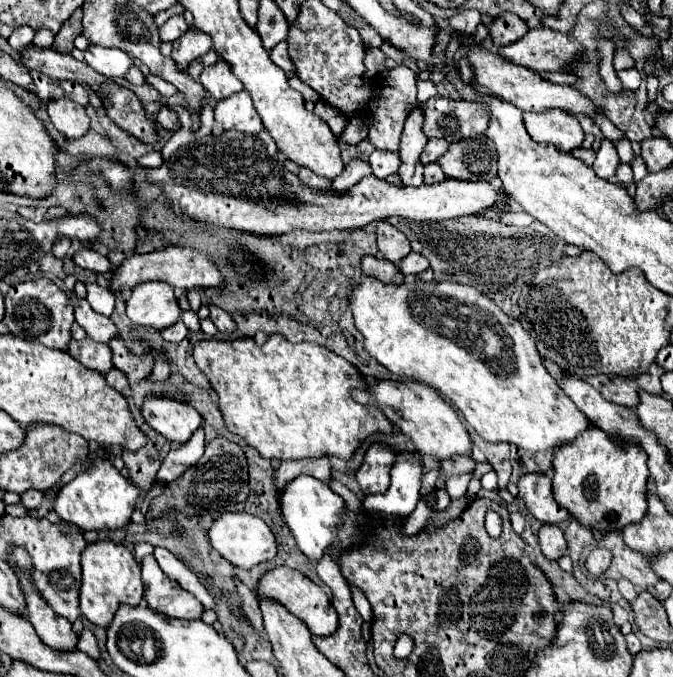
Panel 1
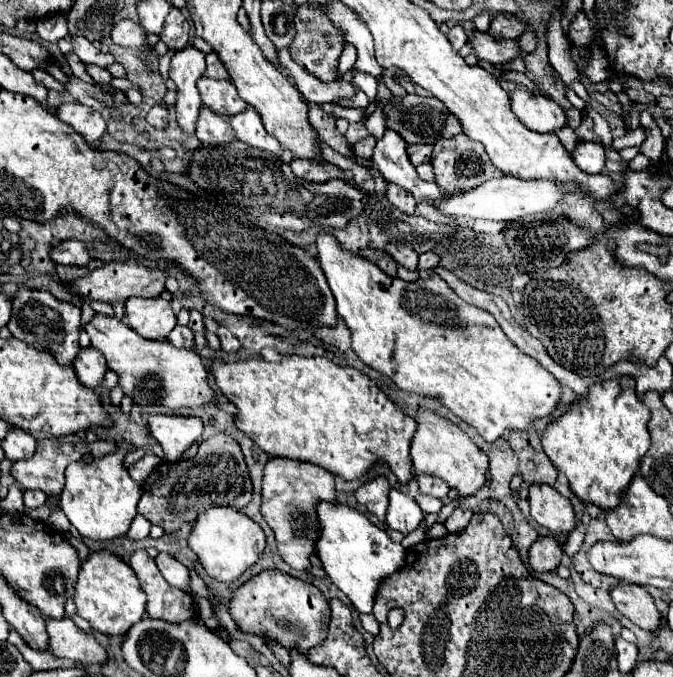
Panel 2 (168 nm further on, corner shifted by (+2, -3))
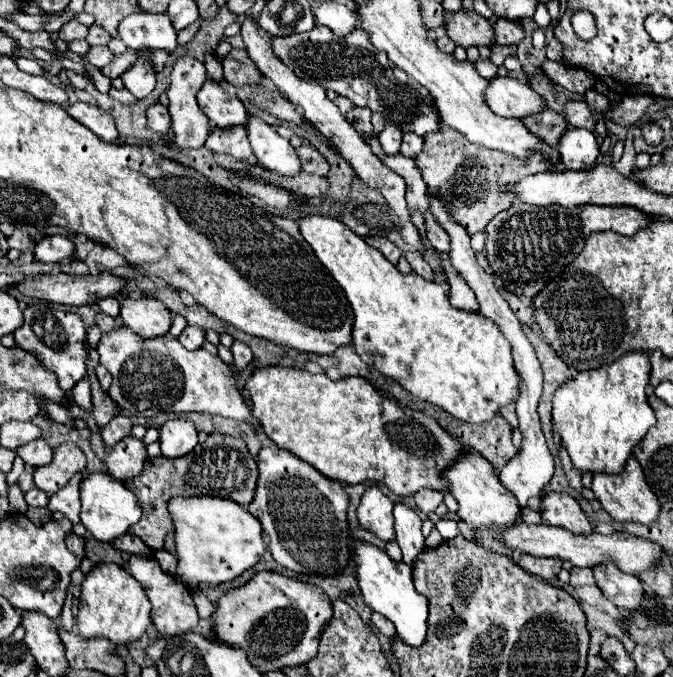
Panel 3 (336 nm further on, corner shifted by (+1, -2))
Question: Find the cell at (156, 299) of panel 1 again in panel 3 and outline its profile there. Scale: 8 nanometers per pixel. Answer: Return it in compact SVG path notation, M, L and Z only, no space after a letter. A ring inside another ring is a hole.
M142 296L138 300L126 298L120 308L120 316L124 324L132 328L132 332L140 338L164 336L168 334L172 322L168 308L160 300L148 296Z

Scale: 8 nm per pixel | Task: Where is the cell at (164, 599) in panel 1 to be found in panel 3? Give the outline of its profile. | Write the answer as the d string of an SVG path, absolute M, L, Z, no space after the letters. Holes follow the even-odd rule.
M132 556L130 558L130 574L142 584L148 600L152 602L150 618L160 636L180 636L180 634L190 632L198 624L196 606L194 606L192 594L186 588L186 584L182 584L176 576L162 572L160 564L152 556Z

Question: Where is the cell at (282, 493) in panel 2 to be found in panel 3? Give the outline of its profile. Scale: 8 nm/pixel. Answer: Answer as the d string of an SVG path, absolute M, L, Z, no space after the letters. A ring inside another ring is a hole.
M266 446L258 454L258 486L248 510L260 520L270 538L274 560L298 574L336 576L348 566L348 494L338 480L326 480L316 468L292 452Z

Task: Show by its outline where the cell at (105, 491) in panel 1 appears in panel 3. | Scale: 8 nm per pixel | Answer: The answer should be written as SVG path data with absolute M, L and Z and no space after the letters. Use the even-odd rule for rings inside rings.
M92 472L88 478L80 482L80 520L86 526L86 530L102 542L112 542L114 538L122 536L132 524L136 524L142 516L140 504L136 496L124 486L122 480L114 480L108 472Z

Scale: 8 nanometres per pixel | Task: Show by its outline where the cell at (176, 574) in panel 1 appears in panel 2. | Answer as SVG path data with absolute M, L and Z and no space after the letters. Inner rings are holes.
M159 553L155 561L157 561L157 567L163 573L163 577L169 581L169 585L189 591L189 569L183 563L179 563L169 553Z

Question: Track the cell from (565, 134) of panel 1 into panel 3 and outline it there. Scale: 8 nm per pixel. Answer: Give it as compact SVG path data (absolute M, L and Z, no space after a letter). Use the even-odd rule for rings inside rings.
M494 76L486 90L486 102L498 116L532 116L546 110L546 100L528 84L510 76Z

